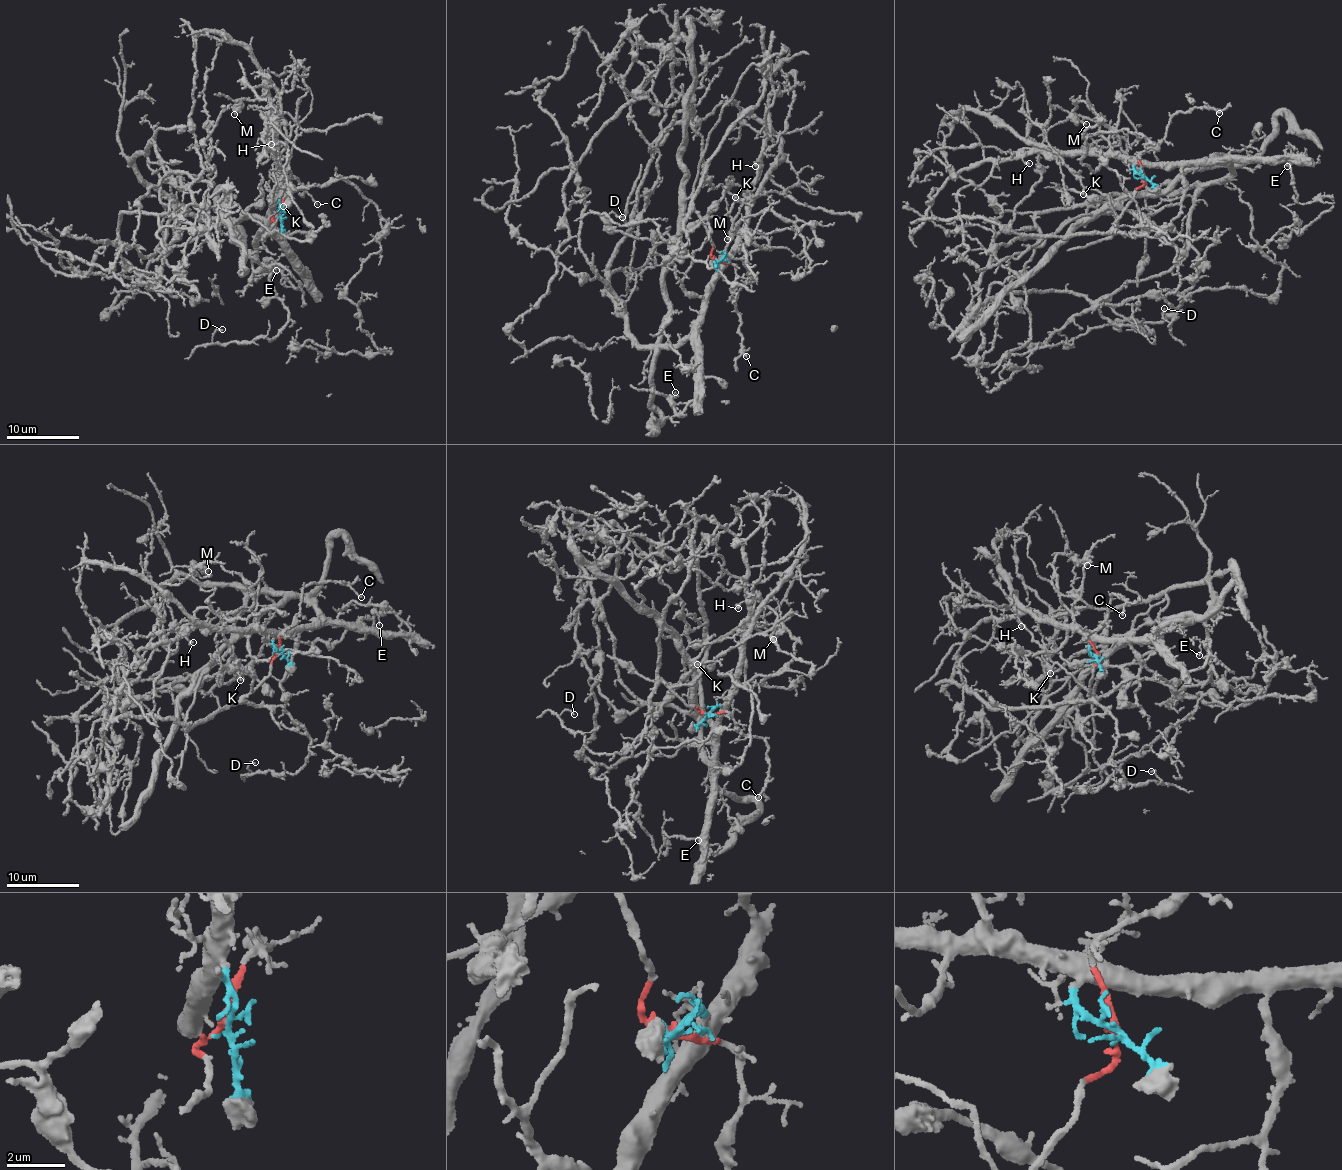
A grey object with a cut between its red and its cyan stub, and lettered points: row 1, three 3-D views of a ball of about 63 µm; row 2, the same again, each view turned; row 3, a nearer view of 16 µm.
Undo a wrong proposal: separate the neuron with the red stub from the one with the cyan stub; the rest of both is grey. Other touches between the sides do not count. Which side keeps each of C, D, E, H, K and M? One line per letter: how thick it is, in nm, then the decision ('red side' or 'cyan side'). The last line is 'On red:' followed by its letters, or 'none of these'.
C: 140 nm thick; red side
D: 130 nm thick; red side
E: 120 nm thick; cyan side
H: 160 nm thick; cyan side
K: 120 nm thick; red side
M: 180 nm thick; cyan side
On red: C, D, K

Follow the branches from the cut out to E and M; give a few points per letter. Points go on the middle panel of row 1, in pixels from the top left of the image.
E: (718, 261), (725, 256), (697, 329), (693, 399), (683, 414), (675, 412), (674, 392)
M: (718, 261), (740, 247), (758, 244), (764, 250), (769, 243), (766, 238), (748, 239), (740, 233), (727, 238)

